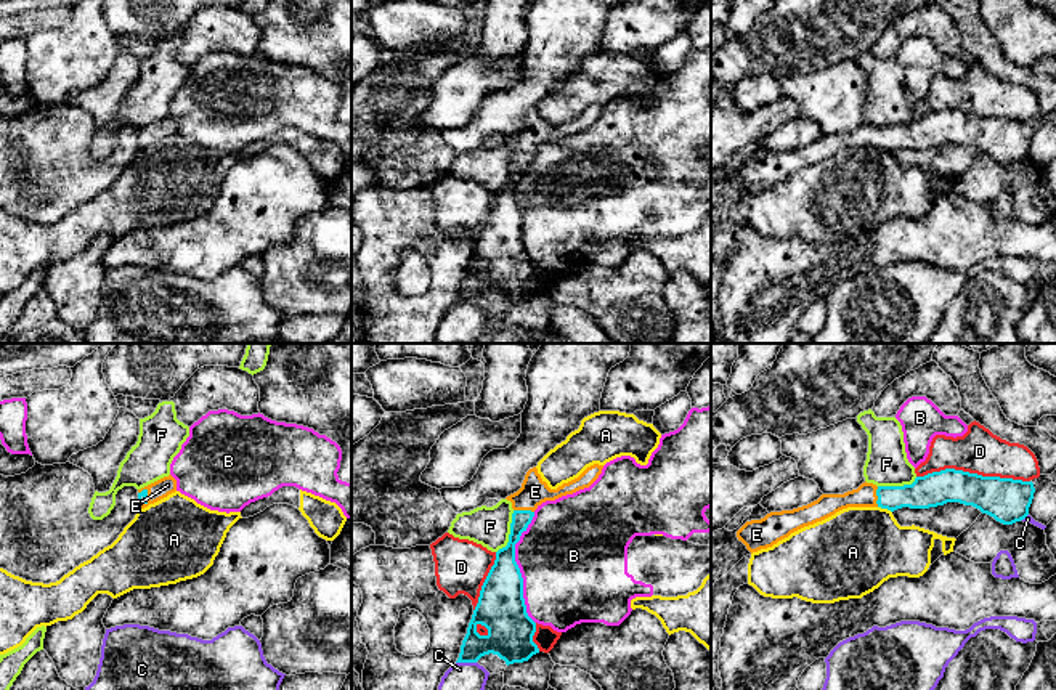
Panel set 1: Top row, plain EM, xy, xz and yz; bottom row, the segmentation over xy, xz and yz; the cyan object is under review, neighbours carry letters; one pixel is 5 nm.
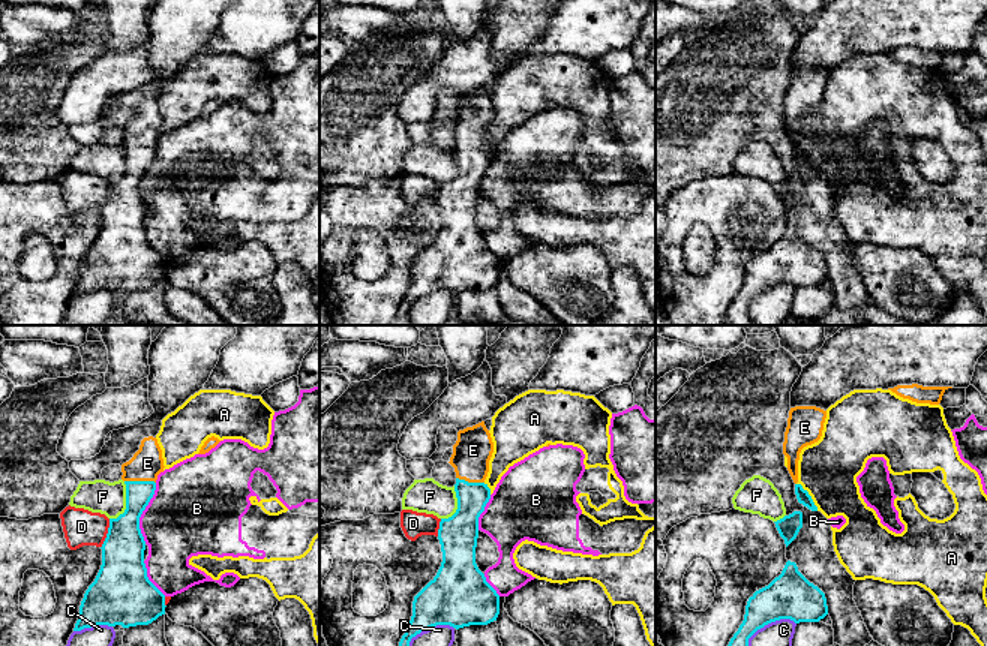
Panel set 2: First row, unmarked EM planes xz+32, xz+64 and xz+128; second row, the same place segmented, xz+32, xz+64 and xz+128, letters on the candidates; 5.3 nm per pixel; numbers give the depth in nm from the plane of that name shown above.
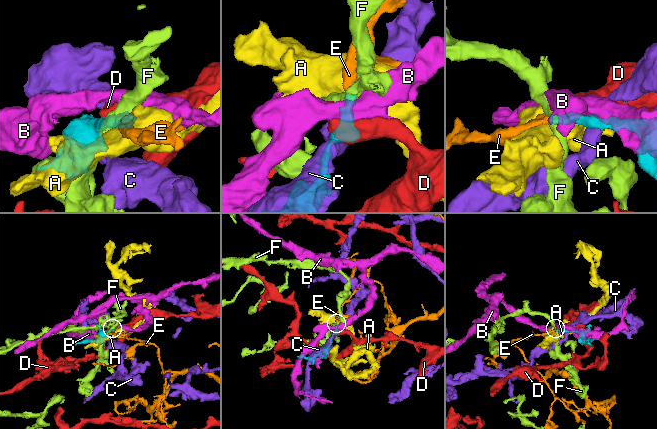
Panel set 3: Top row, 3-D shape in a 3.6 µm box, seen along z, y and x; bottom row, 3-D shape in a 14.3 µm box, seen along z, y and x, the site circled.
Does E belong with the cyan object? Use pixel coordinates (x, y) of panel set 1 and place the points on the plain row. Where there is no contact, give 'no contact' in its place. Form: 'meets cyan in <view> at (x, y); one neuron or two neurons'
meets cyan in xz at (523, 151); one neuron

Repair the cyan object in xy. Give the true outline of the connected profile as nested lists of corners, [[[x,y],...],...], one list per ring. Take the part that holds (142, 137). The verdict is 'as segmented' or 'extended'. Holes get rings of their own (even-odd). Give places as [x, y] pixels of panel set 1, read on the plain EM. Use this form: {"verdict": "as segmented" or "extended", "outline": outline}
{"verdict": "extended", "outline": [[[172,116],[164,117],[138,130],[138,146],[140,149],[144,149],[149,144],[160,141],[175,132],[177,132],[177,120]]]}

